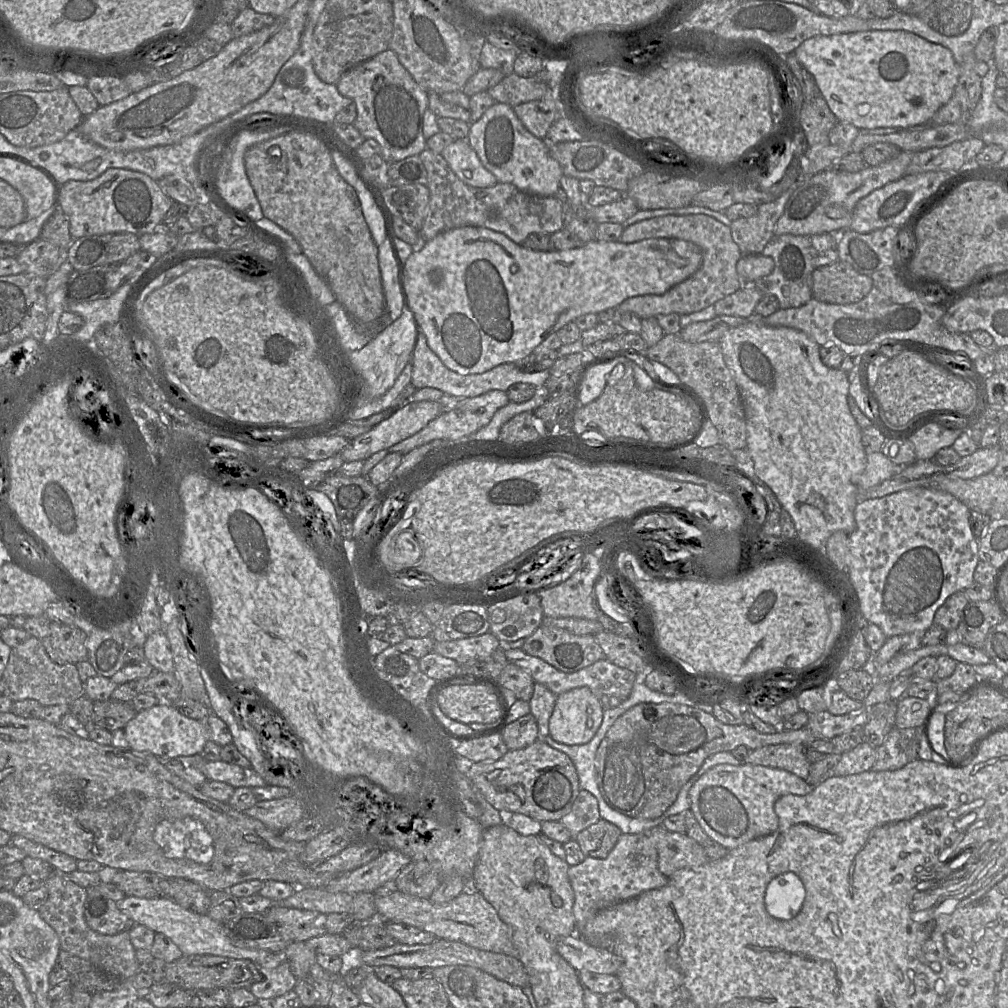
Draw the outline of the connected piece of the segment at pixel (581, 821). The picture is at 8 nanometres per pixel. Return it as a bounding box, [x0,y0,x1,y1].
[560,790,600,837]

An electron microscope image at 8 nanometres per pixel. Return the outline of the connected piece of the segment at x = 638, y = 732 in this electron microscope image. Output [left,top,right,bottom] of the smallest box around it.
[595,703,814,819]

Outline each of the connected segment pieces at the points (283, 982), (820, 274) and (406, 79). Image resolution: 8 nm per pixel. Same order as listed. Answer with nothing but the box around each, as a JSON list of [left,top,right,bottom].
[[249,961,298,1003],[812,261,873,304],[336,49,428,163]]

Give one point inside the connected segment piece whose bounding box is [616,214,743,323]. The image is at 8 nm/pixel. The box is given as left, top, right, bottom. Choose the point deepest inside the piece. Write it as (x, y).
(717, 277)

